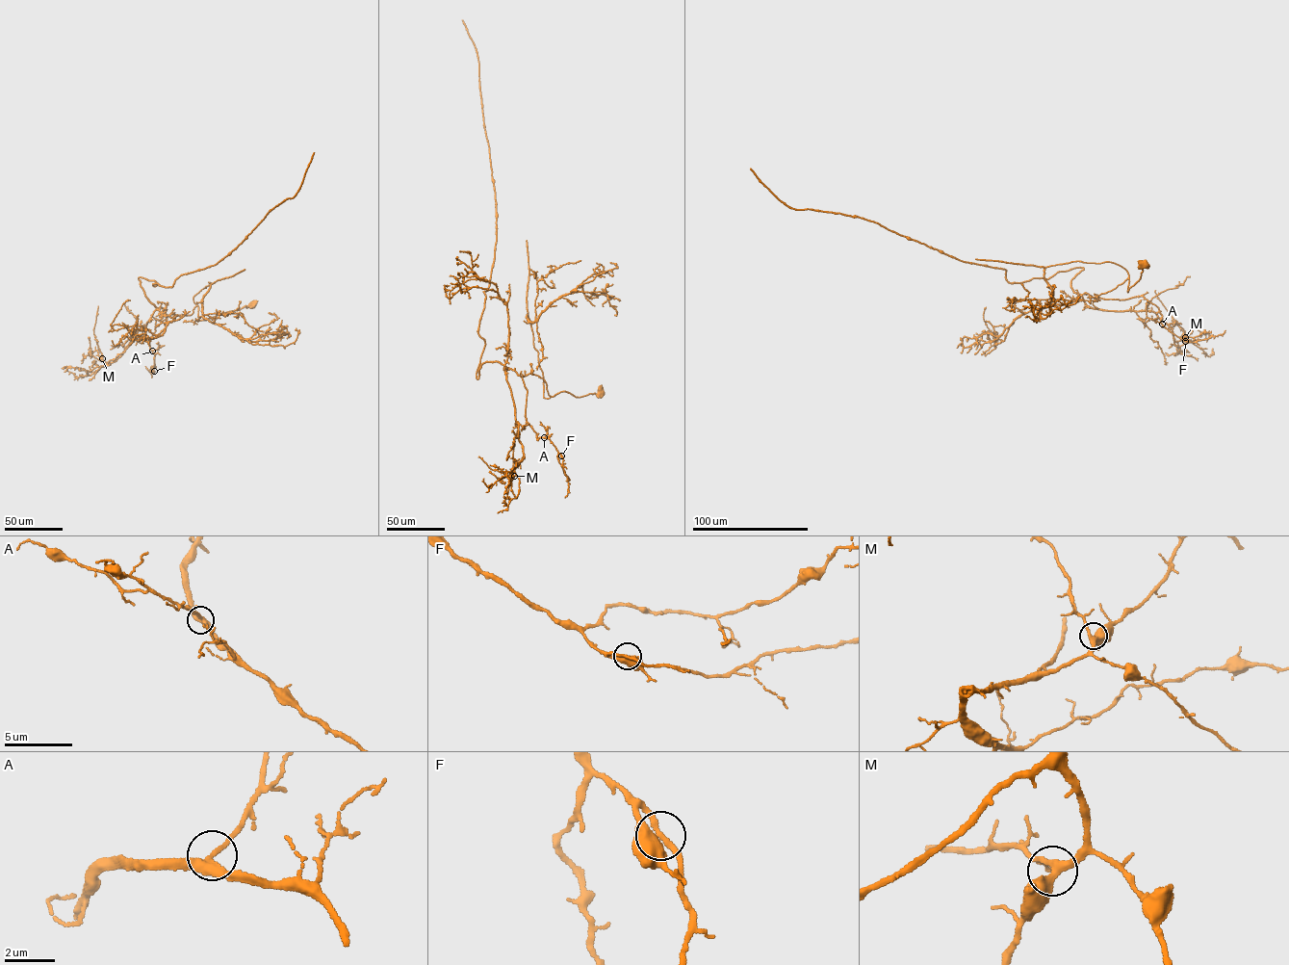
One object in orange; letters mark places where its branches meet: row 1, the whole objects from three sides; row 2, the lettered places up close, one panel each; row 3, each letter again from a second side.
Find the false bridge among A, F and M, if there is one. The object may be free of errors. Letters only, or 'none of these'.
none of these

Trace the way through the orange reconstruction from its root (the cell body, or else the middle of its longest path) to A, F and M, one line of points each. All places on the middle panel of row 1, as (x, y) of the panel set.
A: (601, 392), (598, 397), (563, 391), (551, 396), (543, 378), (523, 376), (527, 422), (537, 439), (544, 437)
F: (601, 392), (551, 396), (543, 378), (522, 378), (527, 422), (537, 439), (548, 438), (561, 456)
M: (601, 392), (551, 396), (543, 378), (504, 366), (525, 456), (514, 476)

